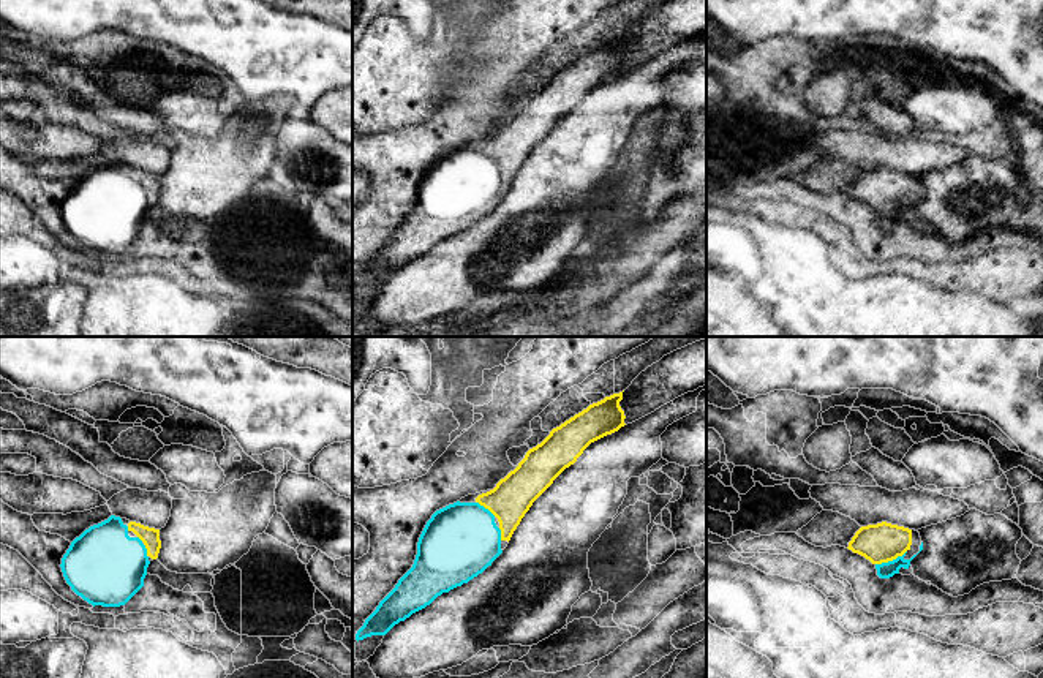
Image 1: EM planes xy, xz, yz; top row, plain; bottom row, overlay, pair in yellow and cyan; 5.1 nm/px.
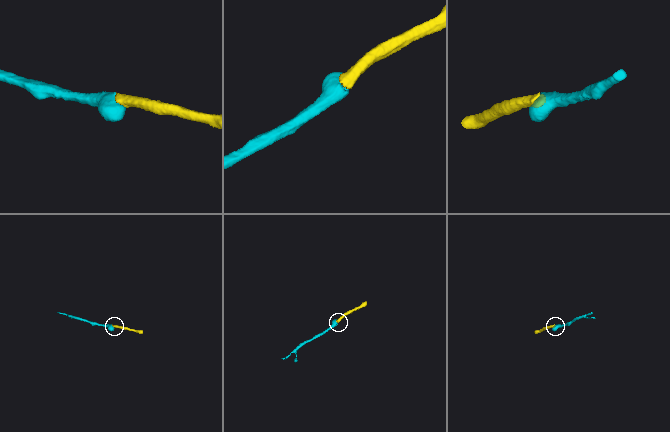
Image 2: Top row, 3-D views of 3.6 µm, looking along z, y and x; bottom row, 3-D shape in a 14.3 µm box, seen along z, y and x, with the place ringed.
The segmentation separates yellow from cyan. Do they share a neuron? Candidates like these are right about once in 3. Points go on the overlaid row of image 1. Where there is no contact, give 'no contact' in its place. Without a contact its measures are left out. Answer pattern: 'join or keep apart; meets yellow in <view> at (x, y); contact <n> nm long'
join; meets yellow in yz at (890, 560); contact 180 nm long

